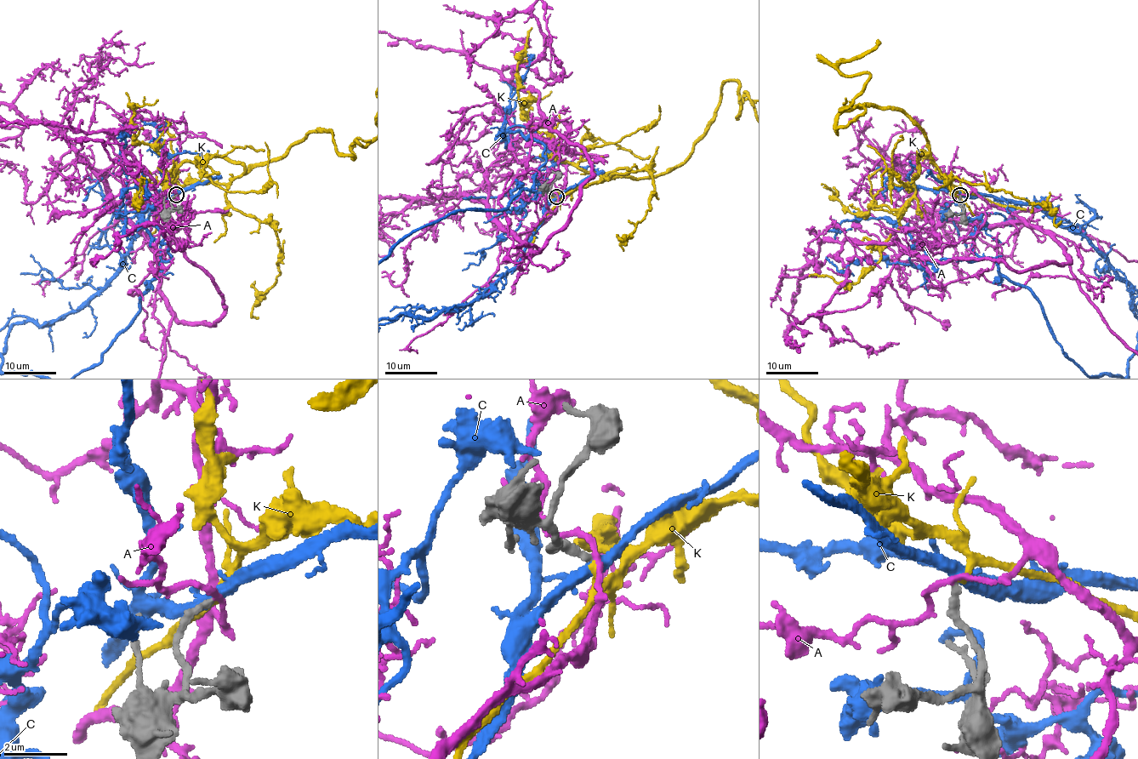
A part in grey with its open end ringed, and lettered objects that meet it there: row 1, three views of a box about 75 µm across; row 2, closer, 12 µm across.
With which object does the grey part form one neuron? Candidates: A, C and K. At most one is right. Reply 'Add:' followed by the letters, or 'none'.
Add: K

